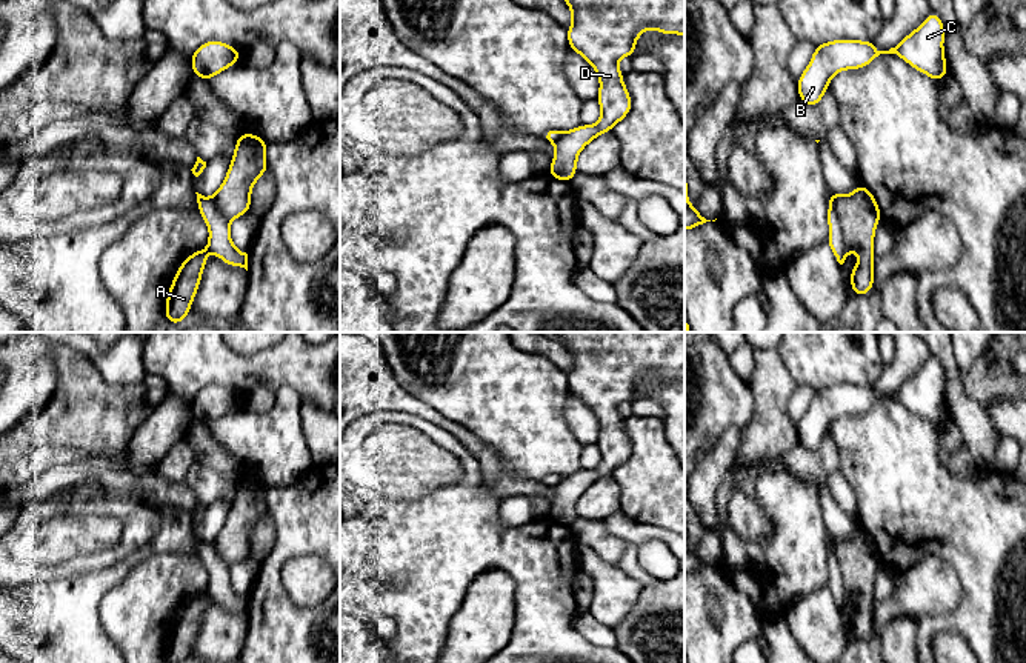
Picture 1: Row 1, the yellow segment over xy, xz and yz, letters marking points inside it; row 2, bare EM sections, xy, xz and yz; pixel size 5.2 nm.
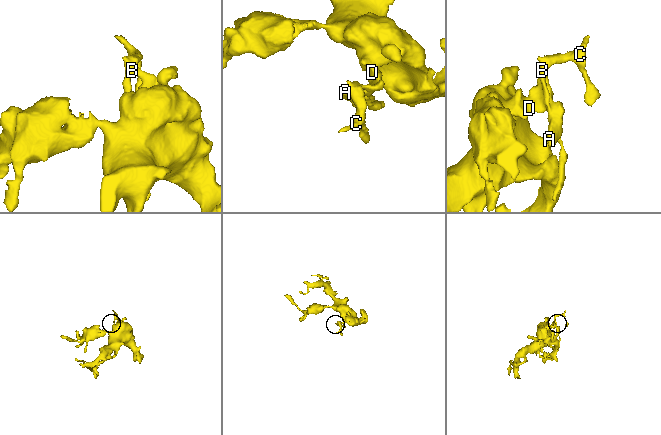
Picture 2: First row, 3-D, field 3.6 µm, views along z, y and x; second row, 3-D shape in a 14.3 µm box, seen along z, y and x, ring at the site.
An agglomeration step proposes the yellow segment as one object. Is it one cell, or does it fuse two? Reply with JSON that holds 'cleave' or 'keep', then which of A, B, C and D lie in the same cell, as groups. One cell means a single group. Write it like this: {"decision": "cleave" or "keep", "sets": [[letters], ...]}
{"decision": "cleave", "sets": [["A", "D"], ["B", "C"]]}

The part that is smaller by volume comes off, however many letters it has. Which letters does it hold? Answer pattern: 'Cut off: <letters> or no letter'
Cut off: B, C

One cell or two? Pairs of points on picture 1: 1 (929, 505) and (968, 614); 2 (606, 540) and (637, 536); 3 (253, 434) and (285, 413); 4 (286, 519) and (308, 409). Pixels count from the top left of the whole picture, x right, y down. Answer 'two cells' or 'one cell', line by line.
1: one cell
2: two cells
3: one cell
4: two cells

